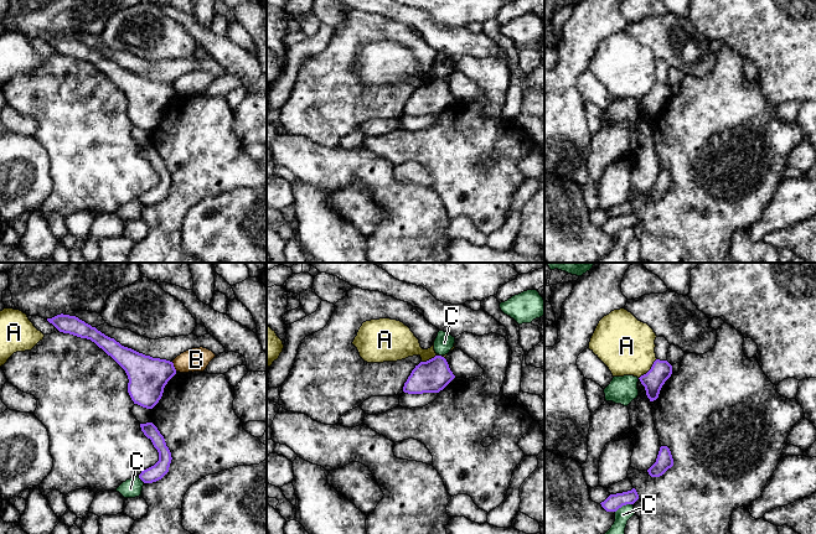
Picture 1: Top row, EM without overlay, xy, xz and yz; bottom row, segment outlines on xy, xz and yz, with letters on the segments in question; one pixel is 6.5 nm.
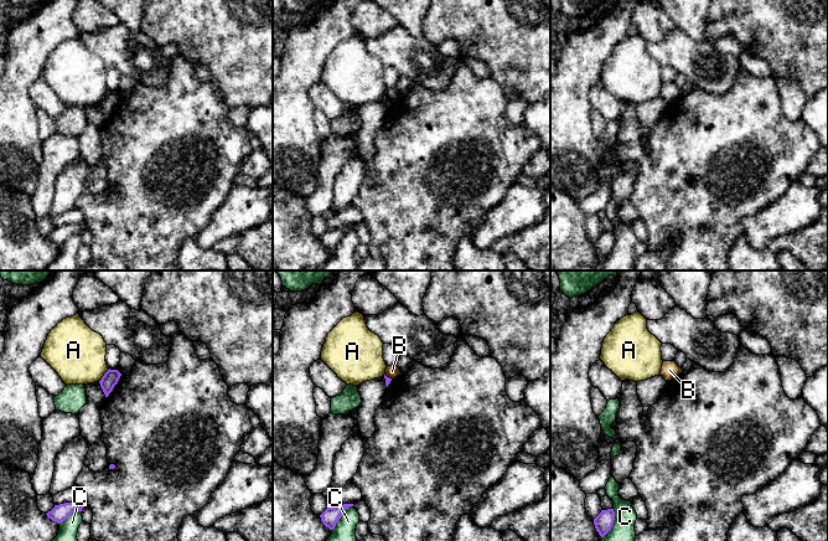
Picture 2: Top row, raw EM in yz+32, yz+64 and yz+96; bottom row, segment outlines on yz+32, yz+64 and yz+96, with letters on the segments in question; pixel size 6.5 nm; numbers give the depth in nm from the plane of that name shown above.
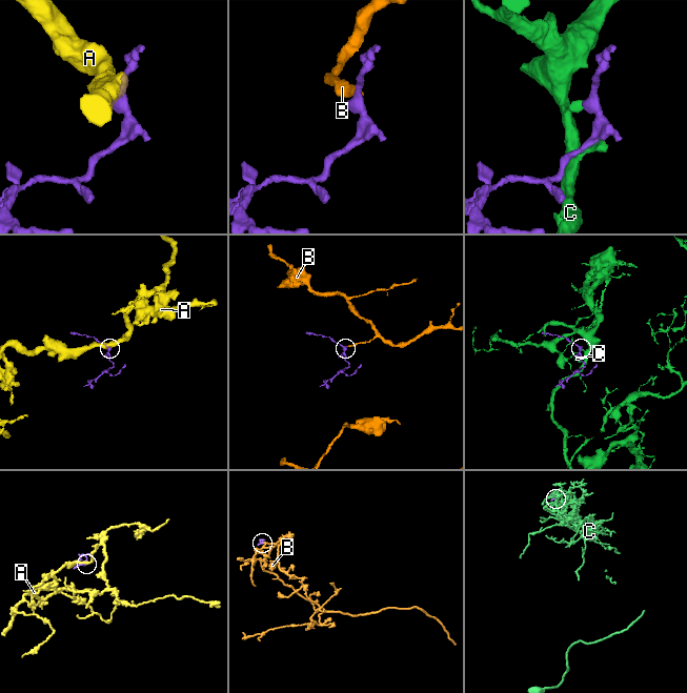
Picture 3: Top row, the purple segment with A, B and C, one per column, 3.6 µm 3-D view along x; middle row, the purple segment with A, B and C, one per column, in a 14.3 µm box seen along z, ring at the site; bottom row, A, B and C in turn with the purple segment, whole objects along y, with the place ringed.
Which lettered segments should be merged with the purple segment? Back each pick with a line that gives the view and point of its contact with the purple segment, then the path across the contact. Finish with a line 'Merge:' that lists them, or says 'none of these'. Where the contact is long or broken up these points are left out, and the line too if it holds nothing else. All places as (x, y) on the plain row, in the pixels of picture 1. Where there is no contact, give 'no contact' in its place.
Merge: none of these

